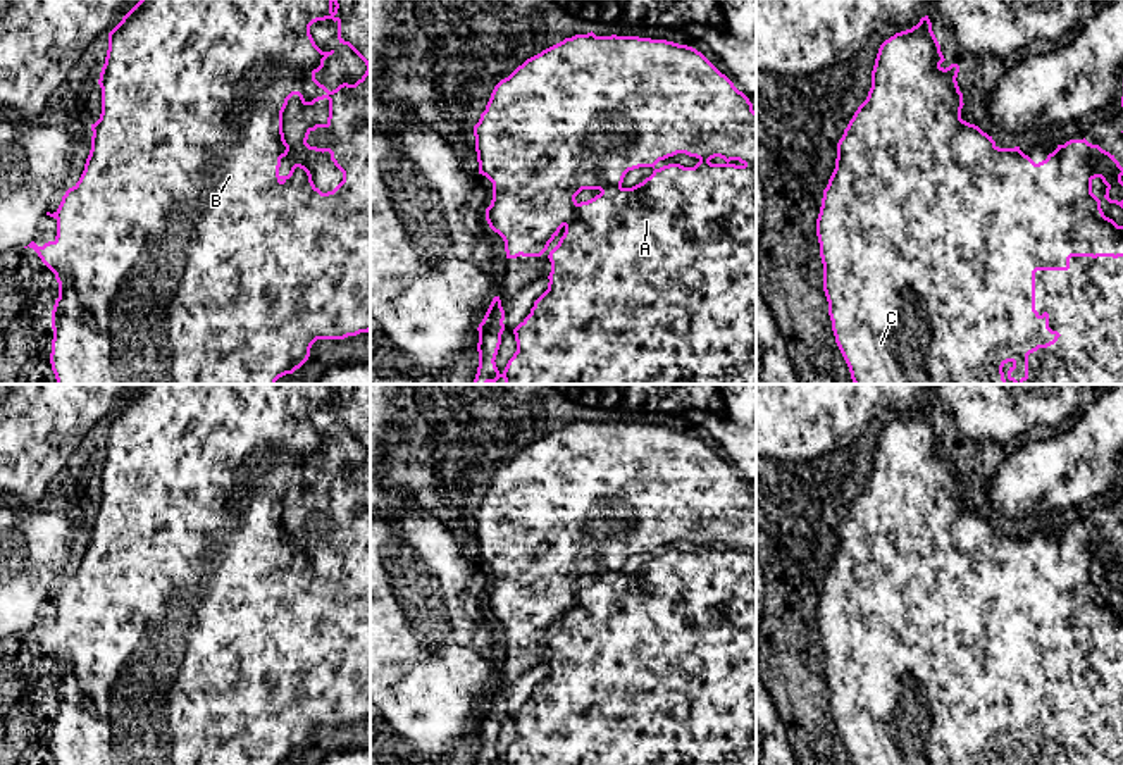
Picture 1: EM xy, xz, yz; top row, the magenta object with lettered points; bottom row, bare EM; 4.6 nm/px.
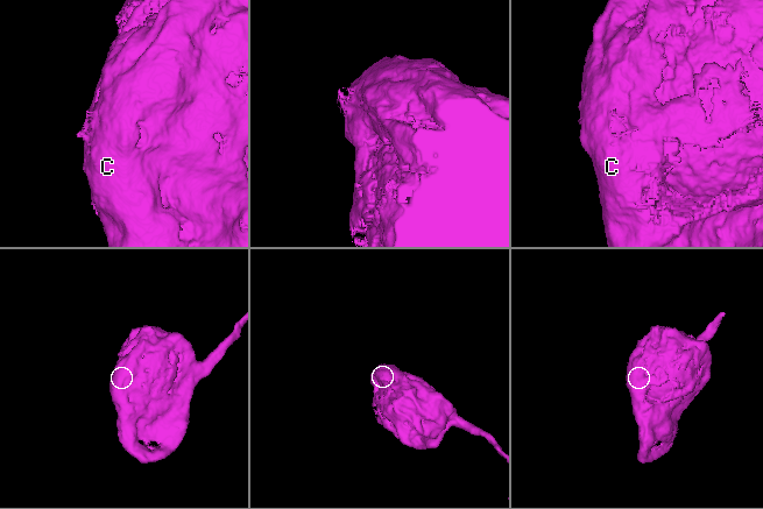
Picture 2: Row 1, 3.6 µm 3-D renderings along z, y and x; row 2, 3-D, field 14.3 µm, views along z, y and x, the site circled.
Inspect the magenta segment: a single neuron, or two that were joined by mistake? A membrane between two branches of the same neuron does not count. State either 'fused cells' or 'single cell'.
single cell

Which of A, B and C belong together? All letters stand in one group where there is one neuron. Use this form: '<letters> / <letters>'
A B C

